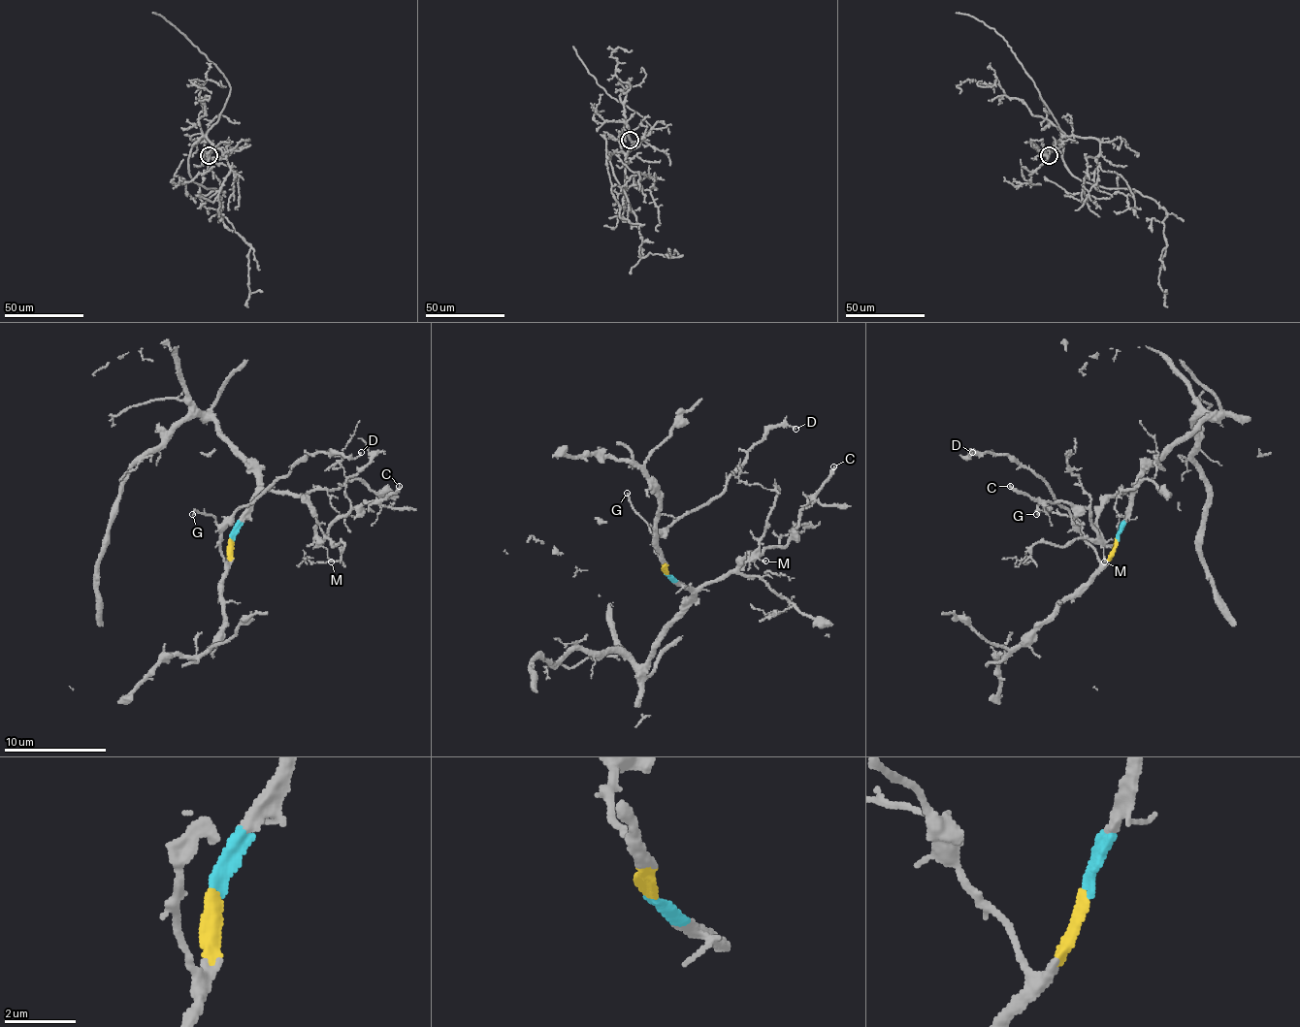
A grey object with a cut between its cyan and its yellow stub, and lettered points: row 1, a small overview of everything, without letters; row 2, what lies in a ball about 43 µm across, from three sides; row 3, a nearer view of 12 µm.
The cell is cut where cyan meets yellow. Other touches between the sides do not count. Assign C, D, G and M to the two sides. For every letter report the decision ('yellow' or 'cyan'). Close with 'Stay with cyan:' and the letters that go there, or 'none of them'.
C: cyan
D: yellow
G: yellow
M: cyan
Stay with cyan: C, M

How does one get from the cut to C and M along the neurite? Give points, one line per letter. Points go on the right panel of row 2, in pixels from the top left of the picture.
C: (1116, 539), (1131, 490), (1103, 505), (1100, 536), (1088, 508), (1033, 500), (1010, 485)
M: (1116, 539), (1118, 526), (1128, 511), (1131, 490), (1116, 493), (1103, 505), (1097, 521), (1105, 562)

